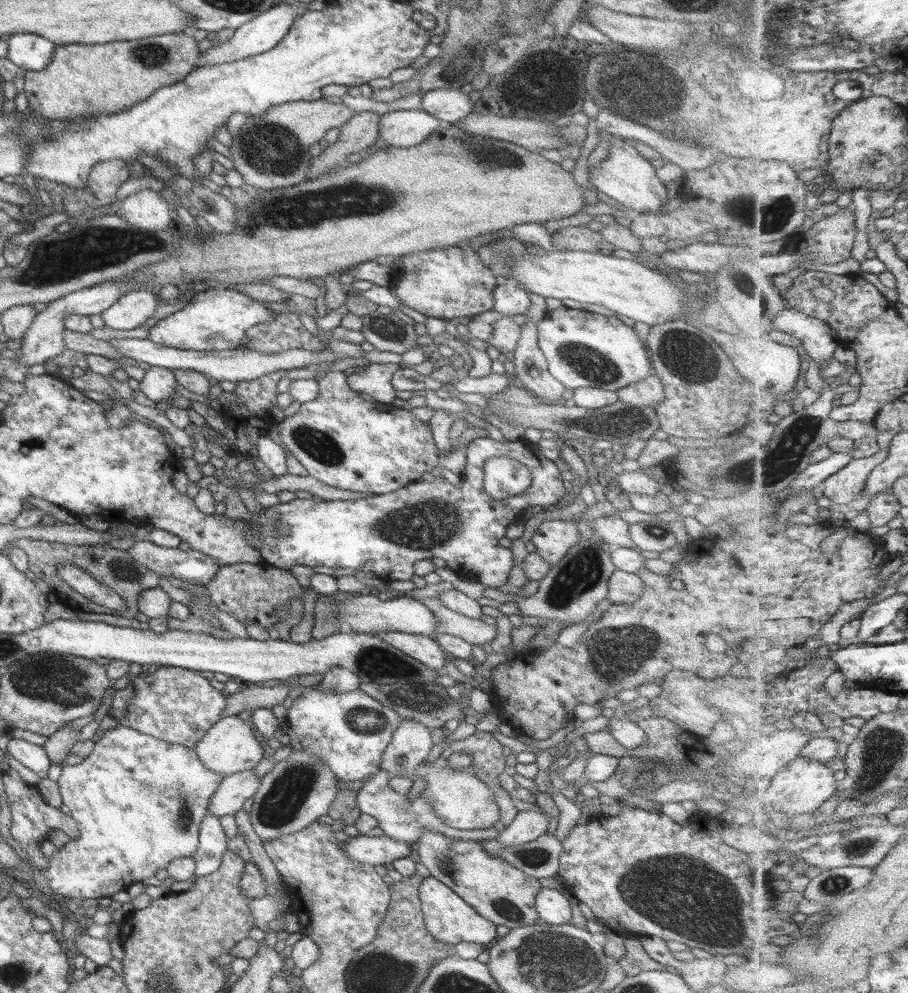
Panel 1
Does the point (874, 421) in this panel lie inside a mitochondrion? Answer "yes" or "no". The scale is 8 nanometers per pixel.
no

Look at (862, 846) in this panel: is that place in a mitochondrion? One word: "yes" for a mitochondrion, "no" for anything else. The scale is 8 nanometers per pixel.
yes

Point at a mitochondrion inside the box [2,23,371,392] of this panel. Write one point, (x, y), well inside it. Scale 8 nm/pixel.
(92, 249)

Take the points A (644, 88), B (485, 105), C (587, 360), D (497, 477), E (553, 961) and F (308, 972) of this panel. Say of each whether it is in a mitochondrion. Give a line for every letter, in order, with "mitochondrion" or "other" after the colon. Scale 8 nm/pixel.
A: mitochondrion
B: other
C: mitochondrion
D: other
E: mitochondrion
F: other

